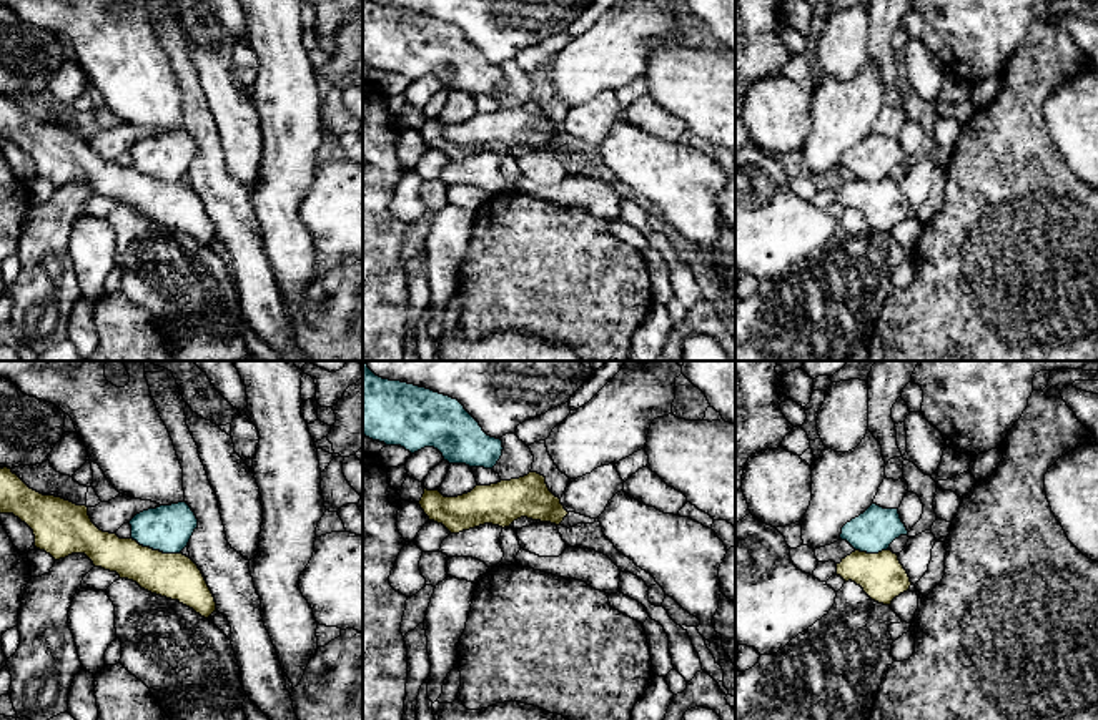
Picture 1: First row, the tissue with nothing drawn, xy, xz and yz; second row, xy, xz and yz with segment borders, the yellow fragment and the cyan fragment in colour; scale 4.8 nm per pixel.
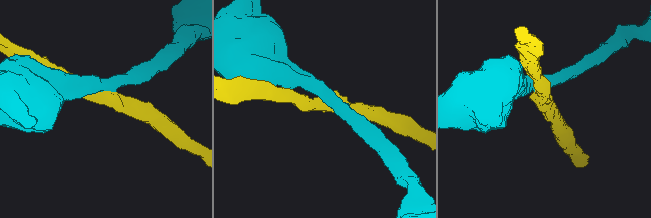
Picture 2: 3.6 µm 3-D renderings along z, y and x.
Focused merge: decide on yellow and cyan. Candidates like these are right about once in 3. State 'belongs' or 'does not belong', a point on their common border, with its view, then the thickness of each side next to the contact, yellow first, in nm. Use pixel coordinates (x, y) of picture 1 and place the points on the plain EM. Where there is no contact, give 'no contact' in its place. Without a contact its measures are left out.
does not belong | xy (155, 178) | 220/220 nm

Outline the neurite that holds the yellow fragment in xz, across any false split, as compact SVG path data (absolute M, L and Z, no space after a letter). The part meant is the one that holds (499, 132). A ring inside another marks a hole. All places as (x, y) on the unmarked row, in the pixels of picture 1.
M537 100L491 113L476 113L458 125L444 125L438 116L424 116L418 131L429 148L443 151L451 161L484 151L504 156L521 145L559 153L569 141L561 126L549 118L546 105Z

